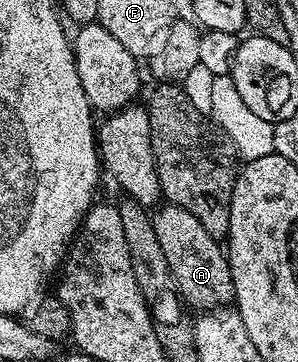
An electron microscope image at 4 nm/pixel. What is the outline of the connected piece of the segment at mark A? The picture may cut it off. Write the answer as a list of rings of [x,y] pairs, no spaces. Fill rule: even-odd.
[[[161,203],[159,207],[151,213],[151,222],[154,228],[154,236],[162,248],[162,253],[166,256],[166,263],[176,279],[177,290],[180,293],[185,305],[200,308],[196,310],[211,310],[221,306],[228,306],[233,303],[236,291],[232,281],[232,271],[228,265],[228,258],[221,241],[214,239],[210,234],[206,234],[202,222],[190,214],[190,210],[182,210],[182,206],[177,204]]]

